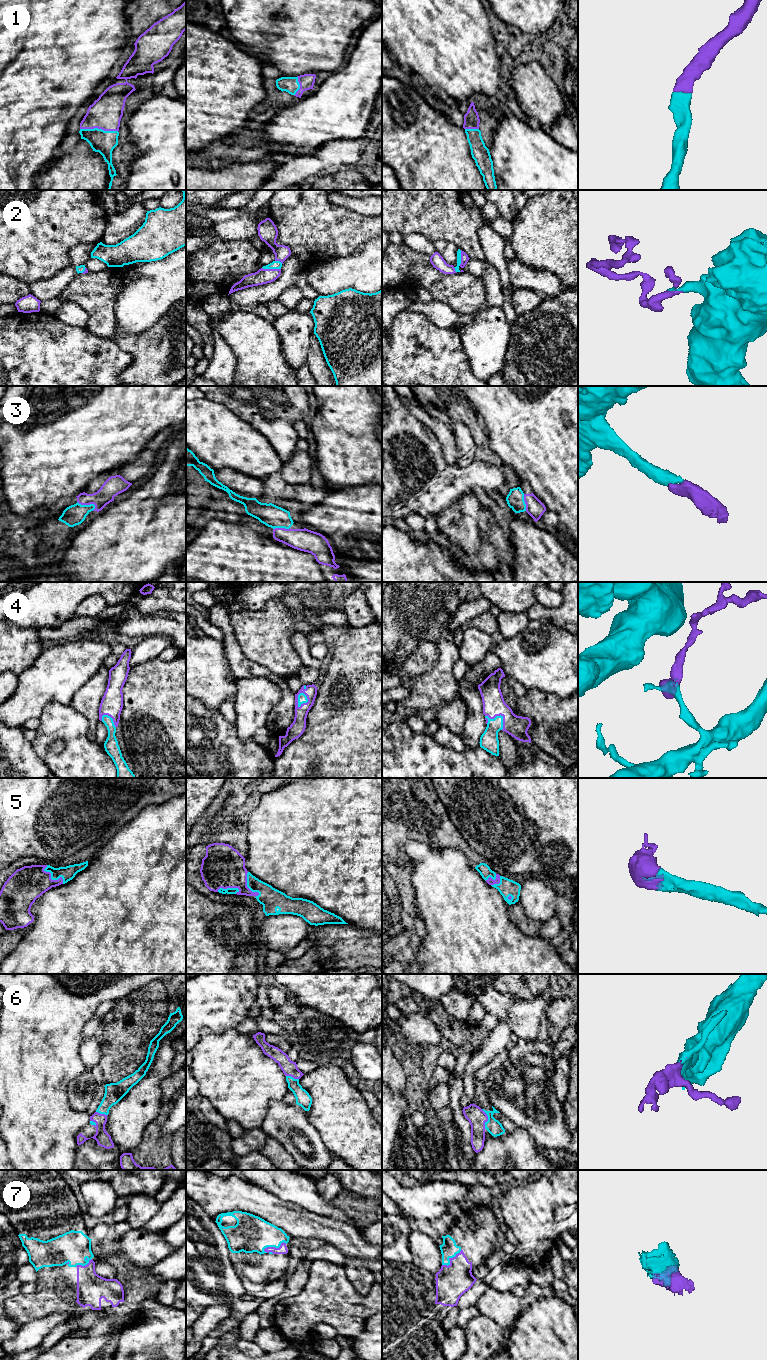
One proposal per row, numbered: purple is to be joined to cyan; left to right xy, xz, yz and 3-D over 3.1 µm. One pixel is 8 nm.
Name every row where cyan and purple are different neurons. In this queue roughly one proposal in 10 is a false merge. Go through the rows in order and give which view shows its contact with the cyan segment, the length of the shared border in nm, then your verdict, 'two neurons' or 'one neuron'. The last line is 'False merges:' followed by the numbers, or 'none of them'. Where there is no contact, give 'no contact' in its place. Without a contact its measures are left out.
1: meets cyan in xy; contact 300 nm long; one neuron
2: meets cyan in xz; contact 150 nm long; one neuron
3: meets cyan in xy; contact 160 nm long; one neuron
4: meets cyan in yz; contact 190 nm long; one neuron
5: meets cyan in xy; contact 200 nm long; one neuron
6: meets cyan in yz; contact 160 nm long; one neuron
7: meets cyan in xz; contact 200 nm long; one neuron
False merges: none of them

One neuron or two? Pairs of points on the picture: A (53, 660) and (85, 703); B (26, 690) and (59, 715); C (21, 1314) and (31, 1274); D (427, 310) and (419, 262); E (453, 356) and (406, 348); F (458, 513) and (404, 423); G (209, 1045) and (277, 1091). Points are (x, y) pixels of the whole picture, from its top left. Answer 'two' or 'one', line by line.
A: two
B: two
C: two
D: two
E: one
F: two
G: one

